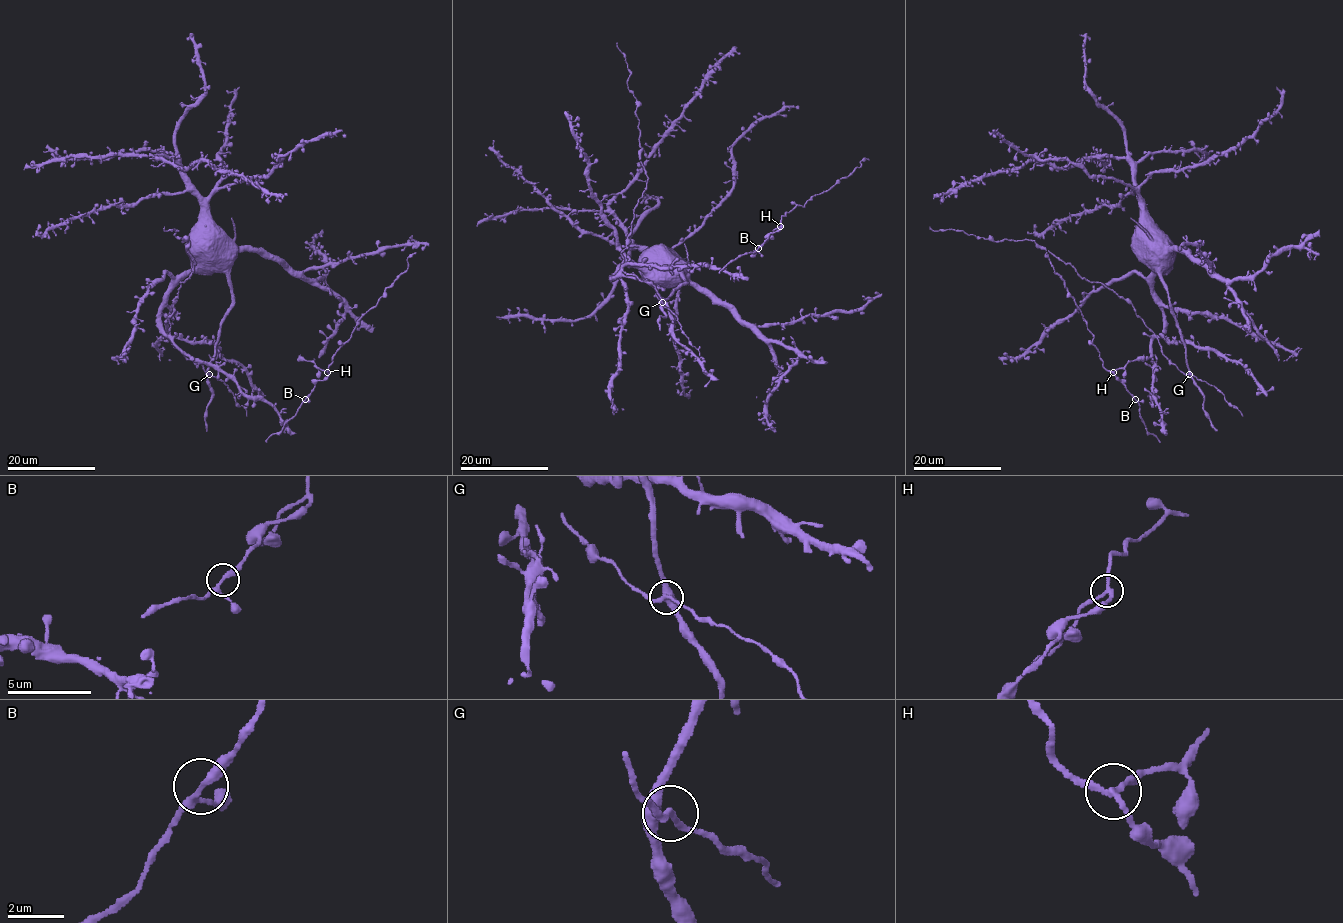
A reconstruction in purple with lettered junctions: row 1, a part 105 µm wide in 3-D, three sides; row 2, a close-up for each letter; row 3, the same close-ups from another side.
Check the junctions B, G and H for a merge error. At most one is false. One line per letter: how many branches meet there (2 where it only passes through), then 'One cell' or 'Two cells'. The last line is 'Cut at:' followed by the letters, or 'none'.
B: Branches: 3. One cell
G: Branches: 3. One cell
H: Branches: 3. Two cells
Cut at: H

